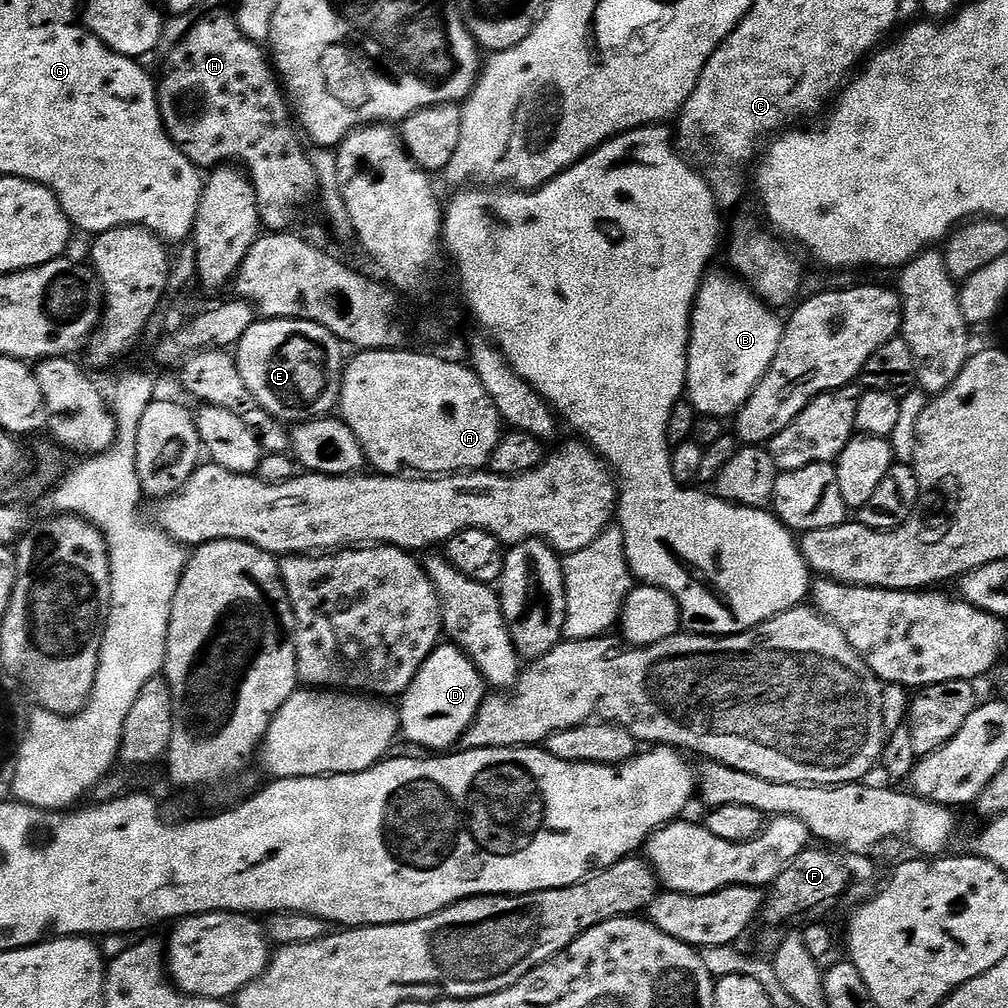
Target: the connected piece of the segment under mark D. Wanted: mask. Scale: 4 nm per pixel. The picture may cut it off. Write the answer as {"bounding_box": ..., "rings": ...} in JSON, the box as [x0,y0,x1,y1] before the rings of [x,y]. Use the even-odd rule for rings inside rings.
{"bounding_box":[398,642,485,754],"rings":[[[451,642],[441,643],[429,654],[426,662],[422,662],[414,682],[410,682],[404,695],[399,697],[398,711],[403,739],[408,739],[410,743],[417,744],[420,748],[432,748],[428,750],[436,754],[455,749],[463,741],[466,730],[474,722],[485,695],[484,679],[481,678],[480,672],[469,656]]]}

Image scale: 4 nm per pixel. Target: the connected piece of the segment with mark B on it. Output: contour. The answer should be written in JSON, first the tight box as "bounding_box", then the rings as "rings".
{"bounding_box":[686,271,784,417],"rings":[[[709,271],[700,284],[696,301],[692,303],[692,328],[688,332],[686,399],[696,407],[701,416],[735,417],[746,398],[750,398],[754,386],[758,386],[758,382],[770,370],[770,362],[774,362],[774,354],[778,354],[778,346],[784,333],[784,324],[776,317],[779,315],[743,280],[731,271],[728,272]]]}

